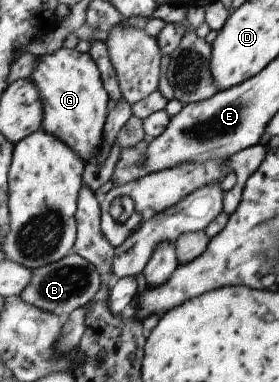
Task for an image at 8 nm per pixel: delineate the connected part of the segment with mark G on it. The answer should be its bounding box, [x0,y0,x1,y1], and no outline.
[28,47,110,163]

